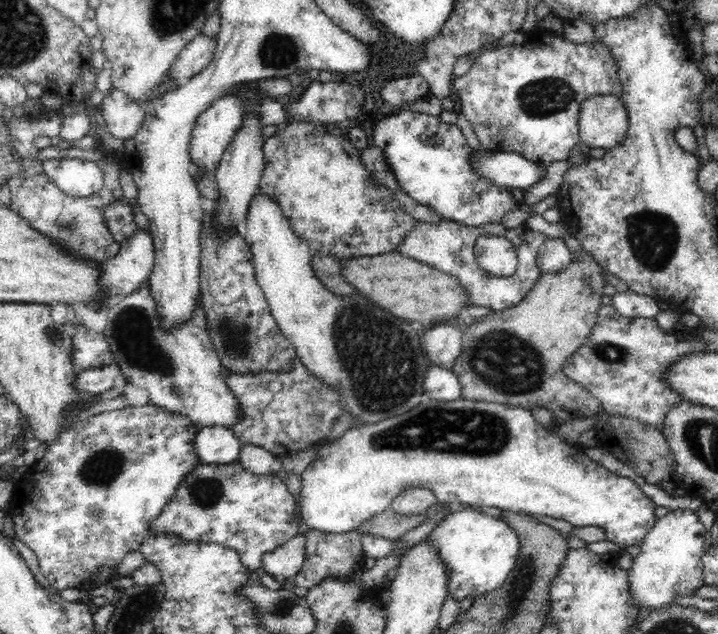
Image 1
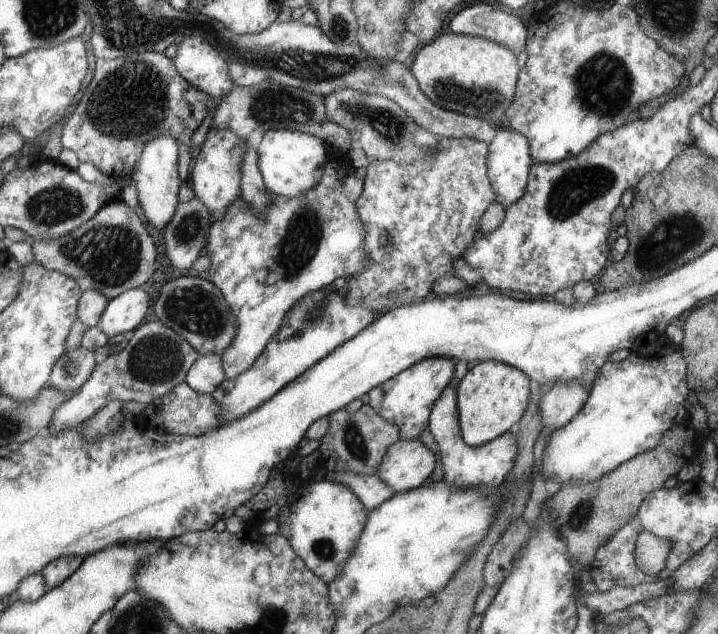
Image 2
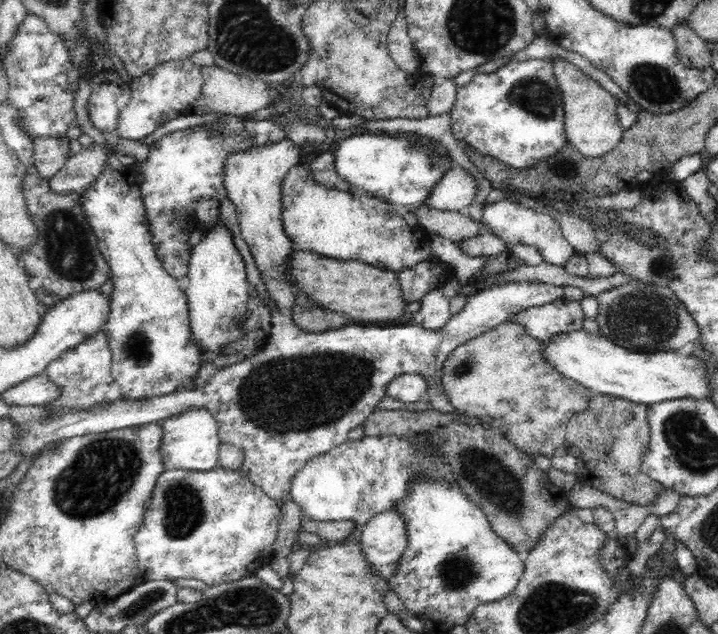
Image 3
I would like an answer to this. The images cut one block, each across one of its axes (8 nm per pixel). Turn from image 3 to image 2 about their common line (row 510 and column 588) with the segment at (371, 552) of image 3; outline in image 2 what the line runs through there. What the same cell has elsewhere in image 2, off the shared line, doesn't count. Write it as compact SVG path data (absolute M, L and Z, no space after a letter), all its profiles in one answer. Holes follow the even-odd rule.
M580 381L558 383L548 389L539 400L539 413L544 426L558 430L569 424L585 405L591 386Z

